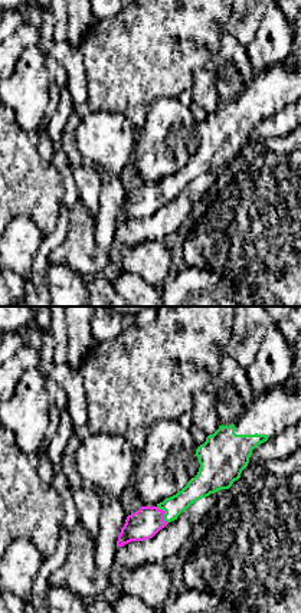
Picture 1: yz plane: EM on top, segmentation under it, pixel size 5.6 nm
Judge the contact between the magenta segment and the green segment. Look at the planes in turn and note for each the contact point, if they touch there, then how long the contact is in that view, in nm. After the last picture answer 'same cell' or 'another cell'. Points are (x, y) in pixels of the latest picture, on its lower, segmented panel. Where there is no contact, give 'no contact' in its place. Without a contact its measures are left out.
contact (164, 512); length 120 nm

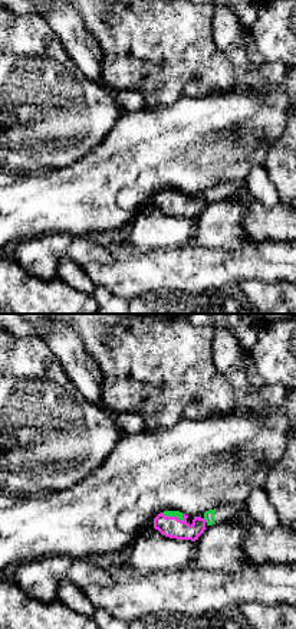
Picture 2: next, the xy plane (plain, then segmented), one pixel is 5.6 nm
contact (173, 517); length 130 nm

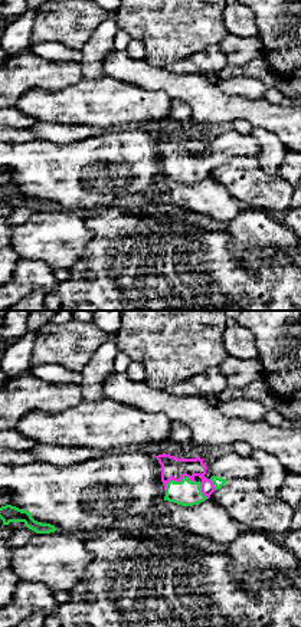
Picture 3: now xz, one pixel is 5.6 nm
contact (177, 481); length 180 nm

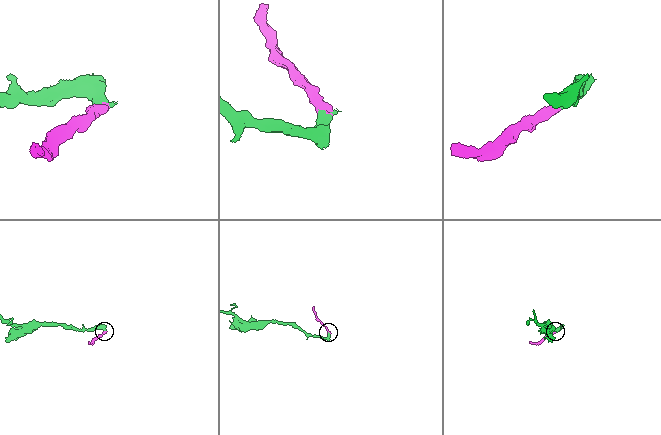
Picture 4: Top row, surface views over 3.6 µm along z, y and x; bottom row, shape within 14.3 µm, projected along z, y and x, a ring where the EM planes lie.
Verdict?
same cell

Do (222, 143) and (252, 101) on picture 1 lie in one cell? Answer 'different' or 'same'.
same

